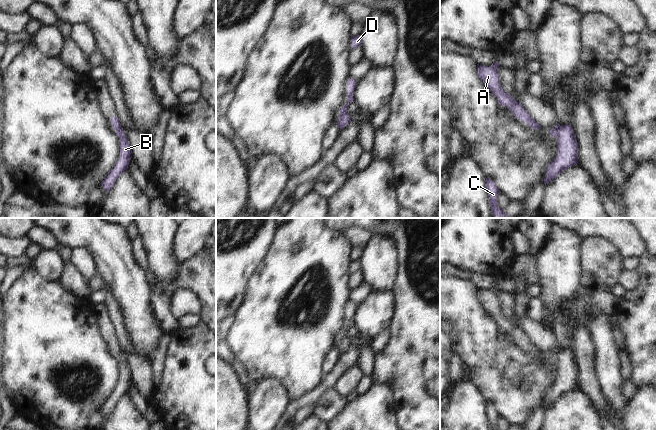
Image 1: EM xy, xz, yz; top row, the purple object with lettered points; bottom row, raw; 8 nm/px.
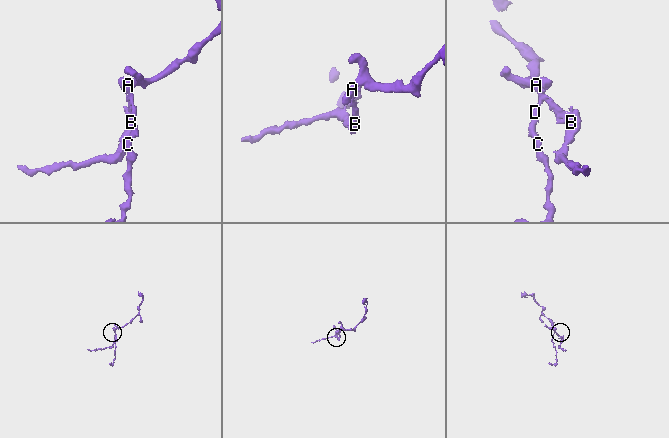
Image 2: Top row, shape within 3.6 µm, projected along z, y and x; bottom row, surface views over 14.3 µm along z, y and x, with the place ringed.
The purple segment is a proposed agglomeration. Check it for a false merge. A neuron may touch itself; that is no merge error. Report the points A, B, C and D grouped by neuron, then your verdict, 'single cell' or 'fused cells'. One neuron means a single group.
groups A C D / B; fused cells

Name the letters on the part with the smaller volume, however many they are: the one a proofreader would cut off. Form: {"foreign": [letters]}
{"foreign": ["B"]}

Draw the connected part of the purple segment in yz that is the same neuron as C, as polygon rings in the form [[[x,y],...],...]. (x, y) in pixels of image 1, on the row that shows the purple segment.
[[[486,177],[486,190],[489,196],[489,203],[490,203],[494,218],[509,218],[505,214],[504,209],[501,209],[498,206],[497,196],[500,192],[495,182],[492,181],[489,177]]]

